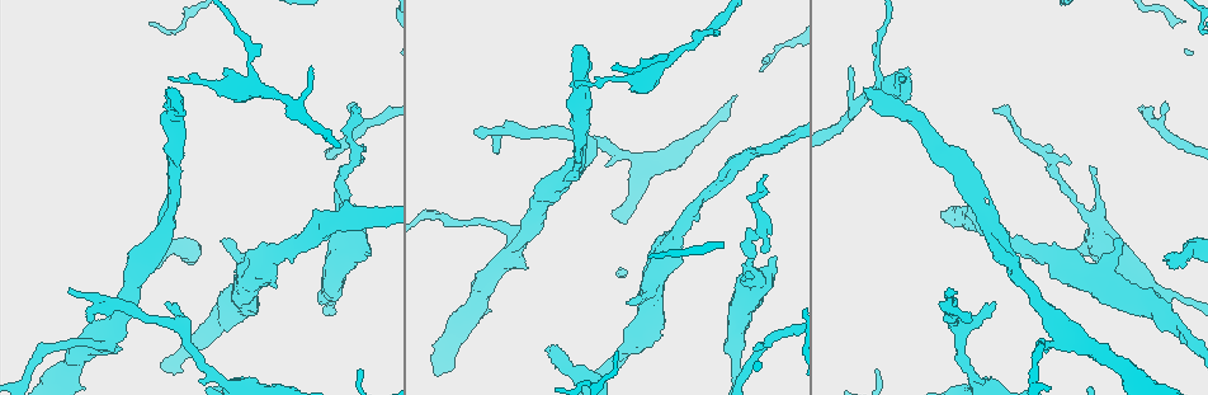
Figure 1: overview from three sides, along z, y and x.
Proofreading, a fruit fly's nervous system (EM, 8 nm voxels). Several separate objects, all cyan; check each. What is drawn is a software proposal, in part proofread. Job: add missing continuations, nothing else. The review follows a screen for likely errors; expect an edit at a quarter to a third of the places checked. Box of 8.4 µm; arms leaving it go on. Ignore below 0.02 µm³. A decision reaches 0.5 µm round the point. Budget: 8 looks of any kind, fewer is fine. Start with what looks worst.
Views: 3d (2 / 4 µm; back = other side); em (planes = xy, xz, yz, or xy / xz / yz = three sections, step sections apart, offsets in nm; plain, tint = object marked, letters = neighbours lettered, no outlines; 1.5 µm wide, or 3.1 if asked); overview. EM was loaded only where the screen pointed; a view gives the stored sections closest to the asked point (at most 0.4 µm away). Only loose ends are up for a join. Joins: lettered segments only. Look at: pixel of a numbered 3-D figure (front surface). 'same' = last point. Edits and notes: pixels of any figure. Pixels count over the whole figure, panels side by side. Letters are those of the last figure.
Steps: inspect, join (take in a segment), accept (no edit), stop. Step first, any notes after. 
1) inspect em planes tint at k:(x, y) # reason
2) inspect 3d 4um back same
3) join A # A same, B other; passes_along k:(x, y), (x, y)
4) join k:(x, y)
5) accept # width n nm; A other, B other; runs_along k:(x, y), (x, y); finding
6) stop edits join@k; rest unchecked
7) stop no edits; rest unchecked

inspect 3d 2um at 1:(176, 90) # free end

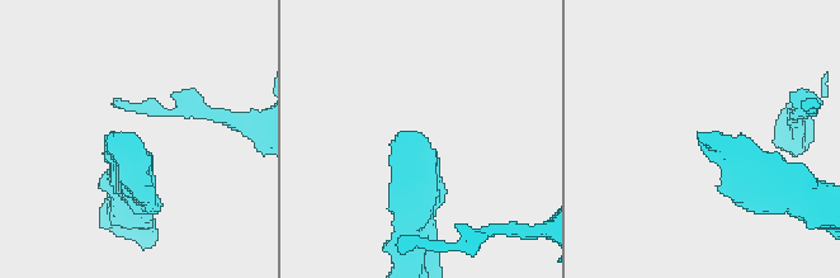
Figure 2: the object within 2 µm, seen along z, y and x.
inspect em xz step 8 letters at 2:(411, 131) # now the EM

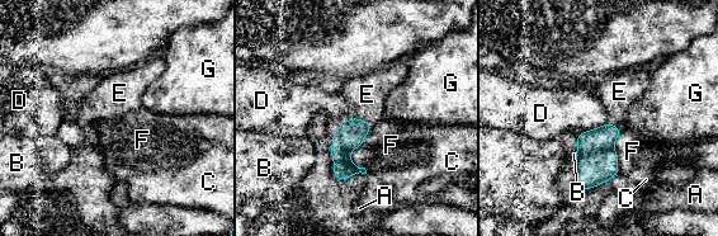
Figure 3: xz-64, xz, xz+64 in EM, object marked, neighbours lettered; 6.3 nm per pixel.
join E # width 170 nm; A other, B other, C other, D other, E same, F other, G other; passes_along 3:(350, 135), (363, 121), (367, 94); it goes on there

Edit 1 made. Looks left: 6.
inspect 3d 4um at 1:(628, 304) # an open end

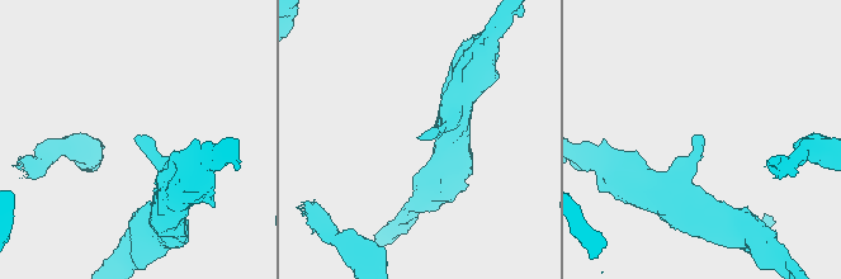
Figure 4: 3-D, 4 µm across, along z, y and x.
inspect em planes letters at 4:(699, 140)

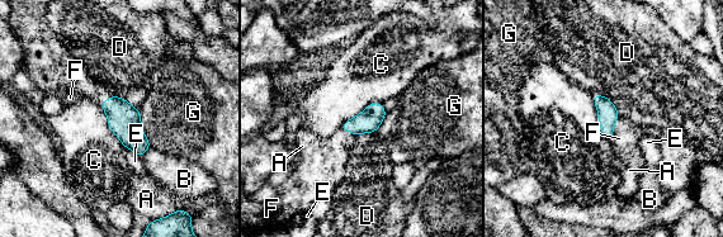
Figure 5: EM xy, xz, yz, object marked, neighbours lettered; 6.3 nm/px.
accept # width 130 nm; A other, B other, C other, D other, E other, F other, G other; border 5:(601, 94), (614, 105), (619, 114); no lettered segment goes on from it

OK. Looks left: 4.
inspect 3d 4um back at 1:(358, 108) # thin end

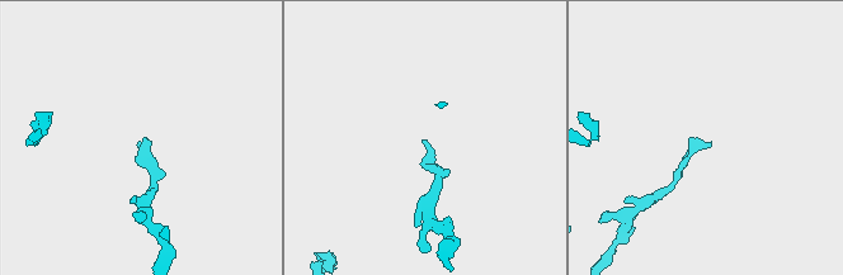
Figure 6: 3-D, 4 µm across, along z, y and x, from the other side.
inspect em planes letters at 6:(711, 143) # need the tissue

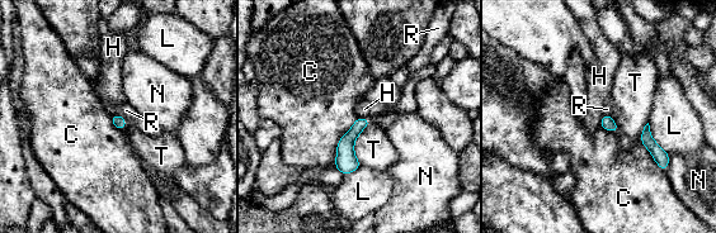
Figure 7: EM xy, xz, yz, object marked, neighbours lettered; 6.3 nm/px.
accept # width 80 nm; longest_contact C 340 nm; C other, H other, L other, N other, R other, T other; none of them fits

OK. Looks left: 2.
stop edits join@3; rest unchecked

